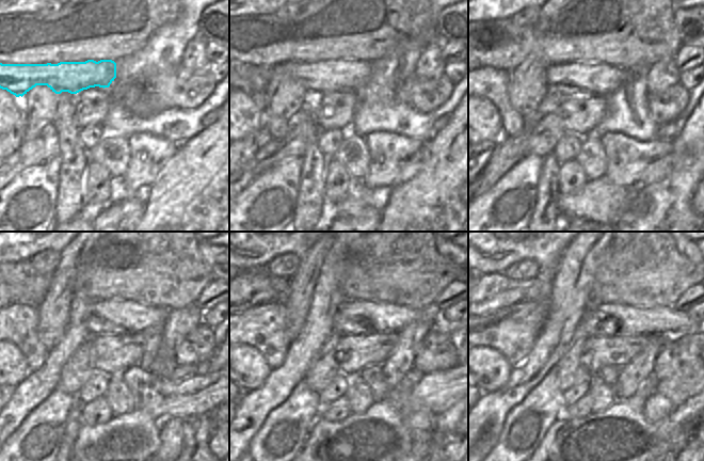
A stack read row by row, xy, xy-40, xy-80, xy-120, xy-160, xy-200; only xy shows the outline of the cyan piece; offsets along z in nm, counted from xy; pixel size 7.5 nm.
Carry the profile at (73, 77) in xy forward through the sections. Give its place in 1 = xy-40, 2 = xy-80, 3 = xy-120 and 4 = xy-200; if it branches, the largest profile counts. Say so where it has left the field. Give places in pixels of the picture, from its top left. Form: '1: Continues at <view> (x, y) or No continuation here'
1: Continues at xy-40 (303, 78)
2: Continues at xy-80 (598, 78)
3: Continues at xy-120 (133, 317)
4: Continues at xy-200 (633, 320)

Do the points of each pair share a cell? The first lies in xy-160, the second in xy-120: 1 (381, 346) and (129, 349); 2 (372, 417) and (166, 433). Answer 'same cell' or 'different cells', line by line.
1: same cell
2: different cells

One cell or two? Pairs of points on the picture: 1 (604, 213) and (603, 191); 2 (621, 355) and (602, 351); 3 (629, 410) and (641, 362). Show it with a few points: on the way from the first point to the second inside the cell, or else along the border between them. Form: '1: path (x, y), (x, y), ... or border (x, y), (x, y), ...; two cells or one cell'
1: path (604, 208), (603, 196); one cell
2: path (617, 351), (606, 351); one cell
3: border (650, 375), (639, 383), (628, 398), (616, 399); two cells

